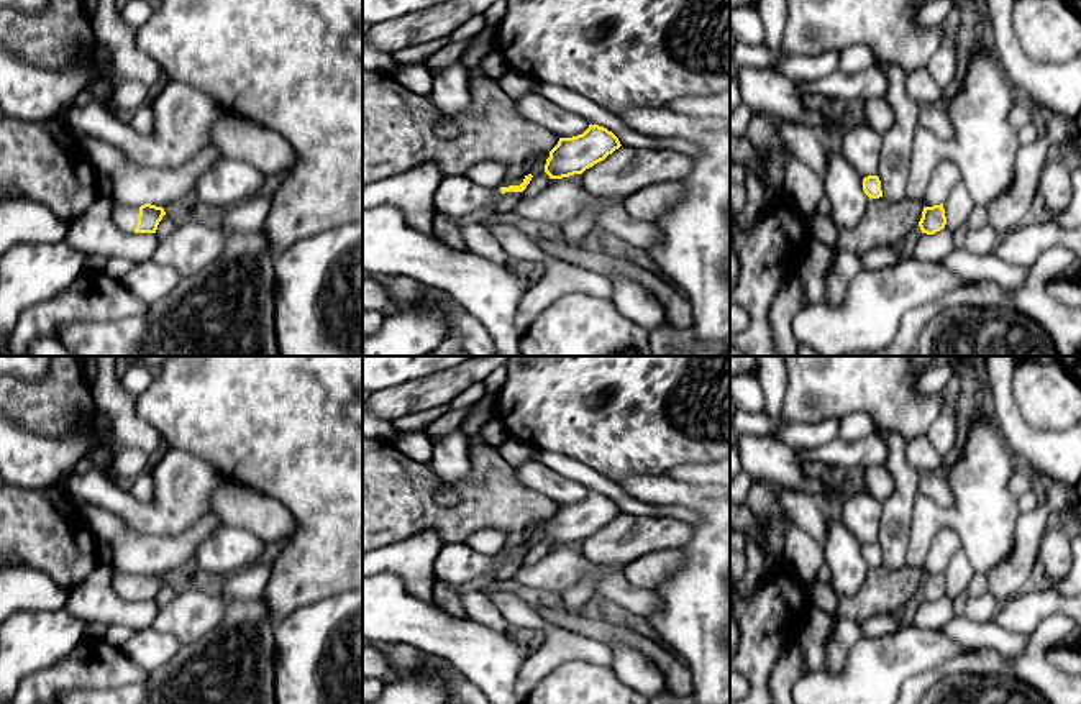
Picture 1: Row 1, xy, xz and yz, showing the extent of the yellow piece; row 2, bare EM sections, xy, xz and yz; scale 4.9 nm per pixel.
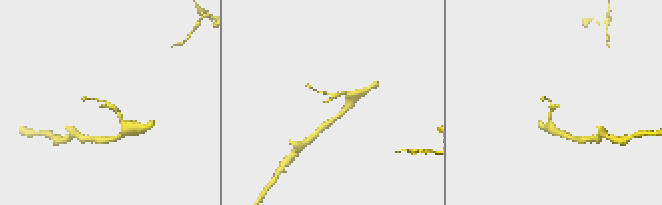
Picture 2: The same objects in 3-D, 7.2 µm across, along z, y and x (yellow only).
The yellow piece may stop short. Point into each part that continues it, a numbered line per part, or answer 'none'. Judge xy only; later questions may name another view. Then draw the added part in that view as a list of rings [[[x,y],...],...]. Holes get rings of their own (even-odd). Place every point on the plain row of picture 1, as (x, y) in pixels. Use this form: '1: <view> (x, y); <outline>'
1: xy (125, 586); [[[112,573],[112,587],[116,592],[118,597],[123,601],[135,601],[136,591],[138,591],[139,574],[118,574]]]

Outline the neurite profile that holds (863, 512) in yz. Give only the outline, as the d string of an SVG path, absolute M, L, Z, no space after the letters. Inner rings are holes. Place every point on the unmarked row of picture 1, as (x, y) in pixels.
M869 491L851 496L845 501L843 520L863 546L878 543L883 527L883 502Z

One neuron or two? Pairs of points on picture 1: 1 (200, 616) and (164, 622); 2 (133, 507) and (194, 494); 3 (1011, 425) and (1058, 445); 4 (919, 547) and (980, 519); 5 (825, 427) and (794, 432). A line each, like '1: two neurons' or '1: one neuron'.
1: one neuron
2: one neuron
3: one neuron
4: one neuron
5: one neuron

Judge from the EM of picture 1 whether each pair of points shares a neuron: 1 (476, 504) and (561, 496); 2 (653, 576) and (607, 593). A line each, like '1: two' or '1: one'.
1: two
2: two

